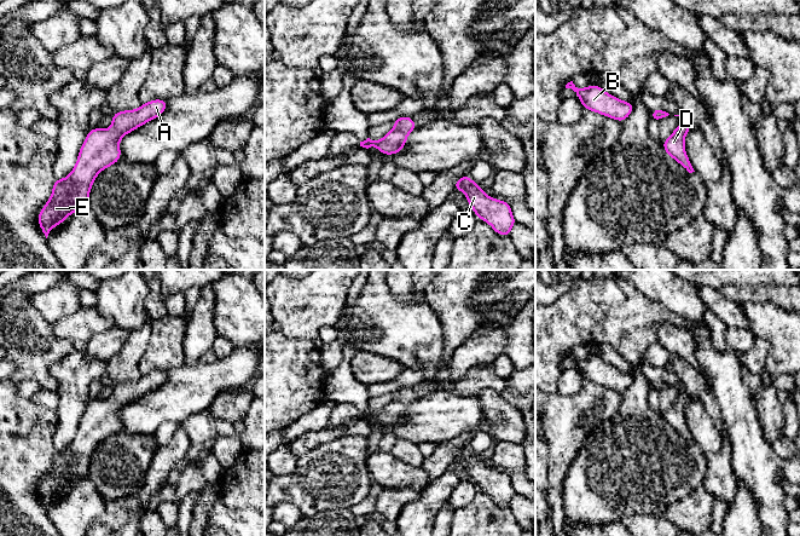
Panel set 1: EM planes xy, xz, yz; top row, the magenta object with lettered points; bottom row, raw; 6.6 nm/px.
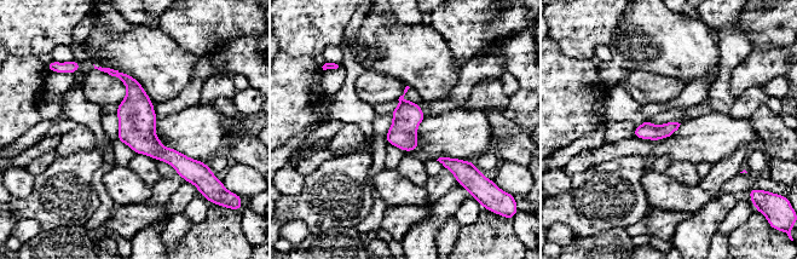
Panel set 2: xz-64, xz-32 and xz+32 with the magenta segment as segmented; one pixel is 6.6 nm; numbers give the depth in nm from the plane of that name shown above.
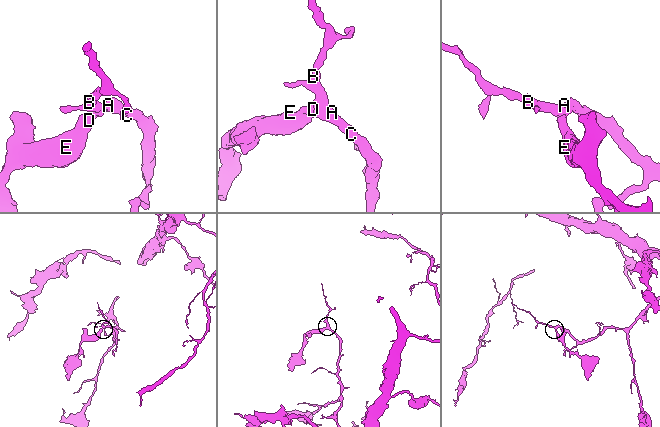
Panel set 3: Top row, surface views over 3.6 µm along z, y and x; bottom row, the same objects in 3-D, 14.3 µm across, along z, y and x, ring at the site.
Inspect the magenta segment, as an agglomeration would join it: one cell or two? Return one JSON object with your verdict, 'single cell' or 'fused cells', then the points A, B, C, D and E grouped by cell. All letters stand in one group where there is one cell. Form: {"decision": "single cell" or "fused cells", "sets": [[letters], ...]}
{"decision": "single cell", "sets": [["A", "B", "C", "D", "E"]]}

